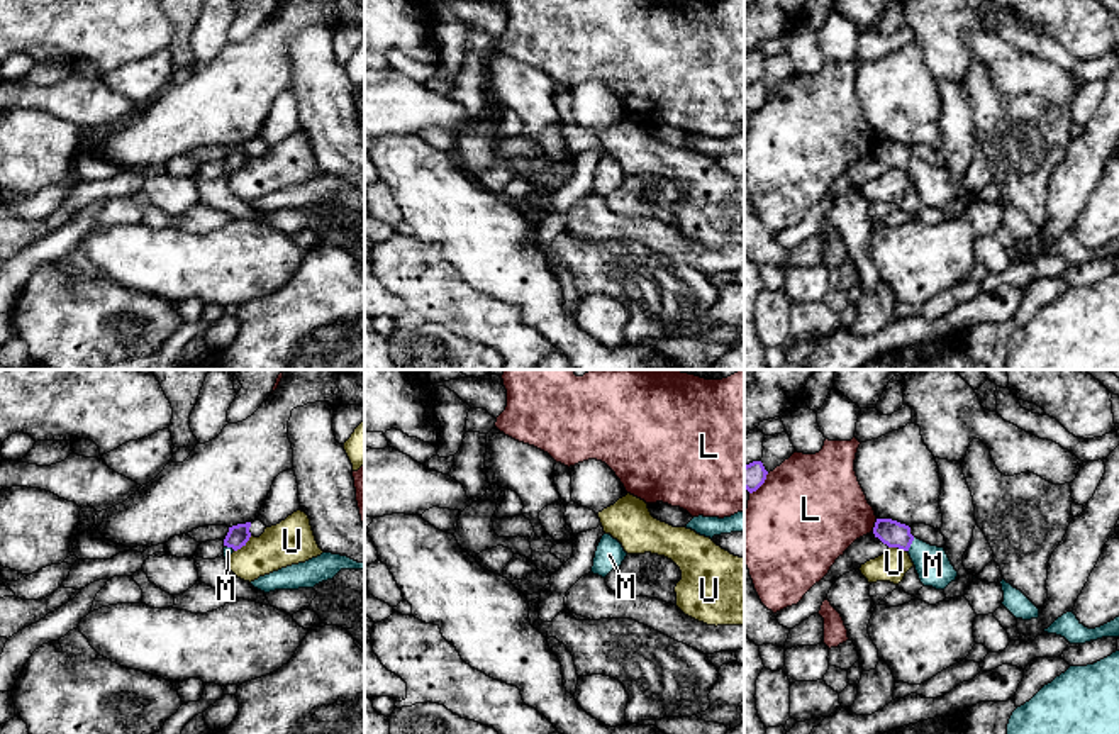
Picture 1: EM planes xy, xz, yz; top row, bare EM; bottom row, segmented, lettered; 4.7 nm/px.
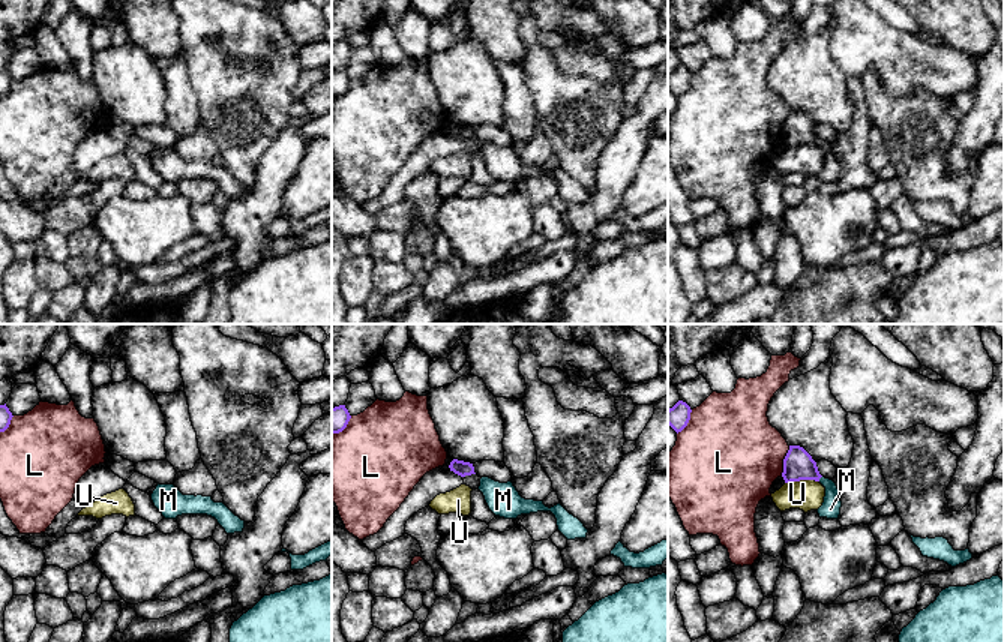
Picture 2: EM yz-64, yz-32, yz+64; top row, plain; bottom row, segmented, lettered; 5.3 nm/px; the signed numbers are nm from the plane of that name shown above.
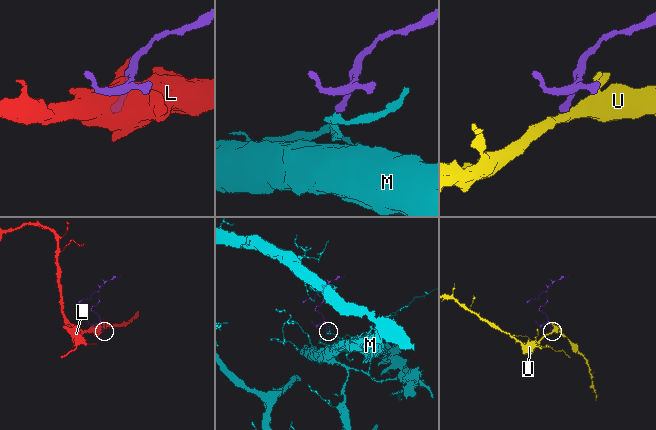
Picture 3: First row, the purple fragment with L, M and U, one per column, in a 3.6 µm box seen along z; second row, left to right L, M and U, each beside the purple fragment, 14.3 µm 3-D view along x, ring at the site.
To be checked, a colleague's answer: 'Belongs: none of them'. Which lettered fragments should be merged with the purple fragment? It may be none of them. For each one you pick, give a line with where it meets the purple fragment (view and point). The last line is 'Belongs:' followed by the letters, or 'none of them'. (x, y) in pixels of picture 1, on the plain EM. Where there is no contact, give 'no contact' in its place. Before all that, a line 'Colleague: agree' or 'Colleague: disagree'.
Colleague: disagree
M: contact yz (911, 163)
Belongs: M

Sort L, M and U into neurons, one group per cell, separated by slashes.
L / M / U

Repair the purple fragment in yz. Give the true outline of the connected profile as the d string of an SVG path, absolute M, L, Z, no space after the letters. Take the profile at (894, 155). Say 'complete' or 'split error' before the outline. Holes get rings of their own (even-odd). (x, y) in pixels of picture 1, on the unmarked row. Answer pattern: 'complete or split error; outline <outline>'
split error; outline M877 139L873 154L888 168L909 173L924 207L944 210L956 200L958 192L951 185L944 168L931 166L914 158L909 146L892 139Z

